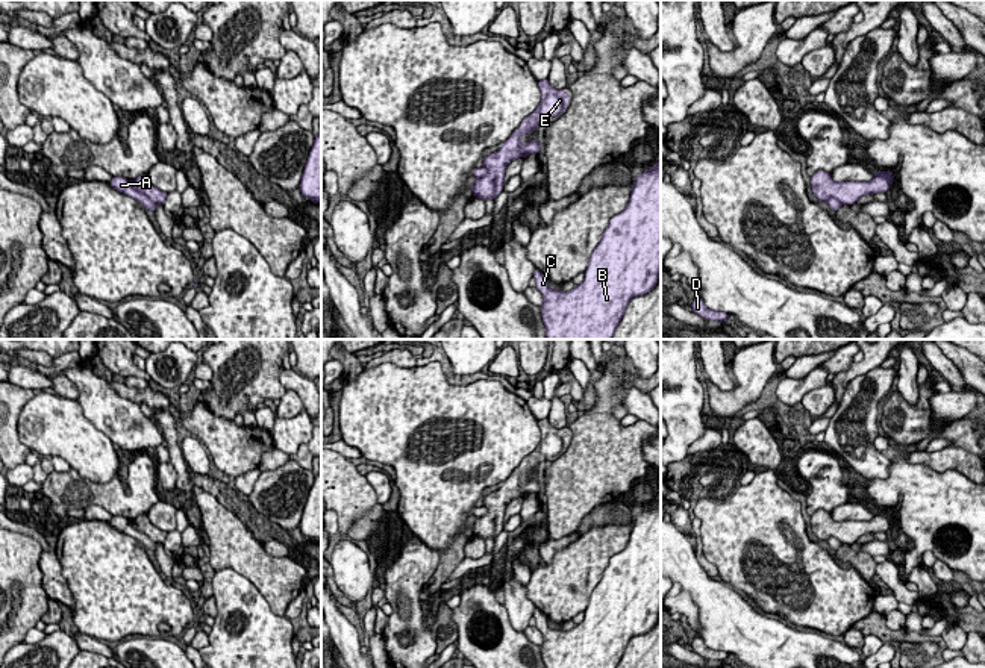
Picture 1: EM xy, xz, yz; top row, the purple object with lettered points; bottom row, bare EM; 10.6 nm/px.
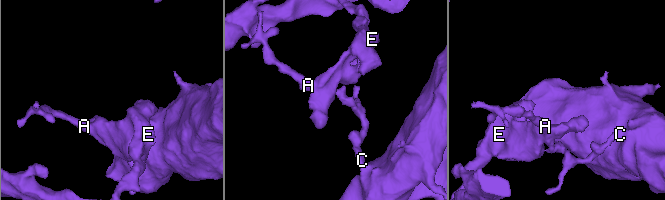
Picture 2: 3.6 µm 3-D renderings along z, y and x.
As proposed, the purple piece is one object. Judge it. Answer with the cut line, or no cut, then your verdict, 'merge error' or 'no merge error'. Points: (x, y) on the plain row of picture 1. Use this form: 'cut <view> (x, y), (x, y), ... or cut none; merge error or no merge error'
cut xy (131, 521), (134, 527), (155, 544); merge error

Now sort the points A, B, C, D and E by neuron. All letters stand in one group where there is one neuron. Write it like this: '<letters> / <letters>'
A B C / D E

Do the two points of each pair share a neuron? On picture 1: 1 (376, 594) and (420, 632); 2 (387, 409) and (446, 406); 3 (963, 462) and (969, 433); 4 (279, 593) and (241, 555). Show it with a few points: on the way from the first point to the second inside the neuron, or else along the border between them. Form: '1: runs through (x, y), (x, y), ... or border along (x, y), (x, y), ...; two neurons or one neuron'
1: border along (382, 588), (384, 600); two neurons
2: runs through (402, 409), (431, 409); one neuron
3: border along (950, 444), (969, 452); two neurons
4: runs through (270, 583), (250, 564); one neuron

